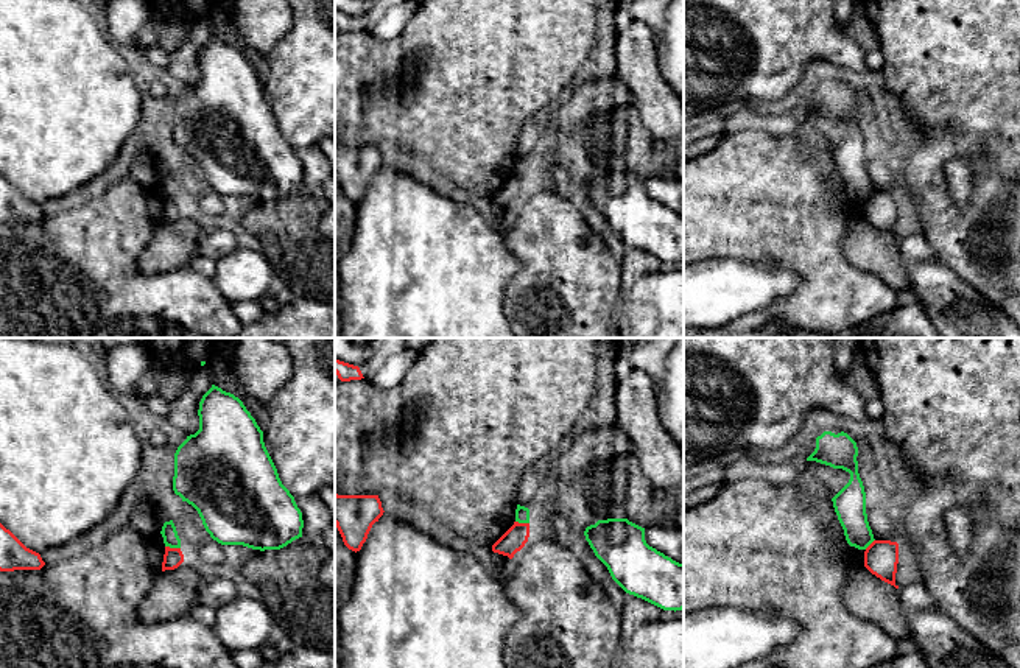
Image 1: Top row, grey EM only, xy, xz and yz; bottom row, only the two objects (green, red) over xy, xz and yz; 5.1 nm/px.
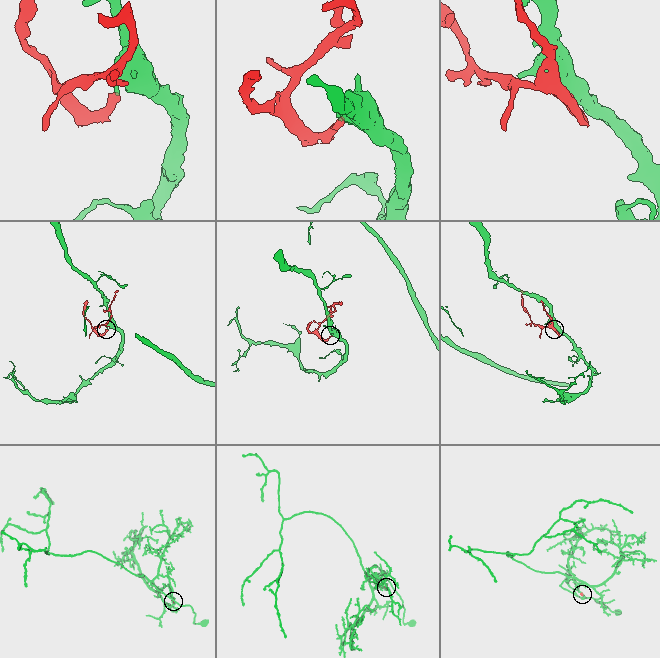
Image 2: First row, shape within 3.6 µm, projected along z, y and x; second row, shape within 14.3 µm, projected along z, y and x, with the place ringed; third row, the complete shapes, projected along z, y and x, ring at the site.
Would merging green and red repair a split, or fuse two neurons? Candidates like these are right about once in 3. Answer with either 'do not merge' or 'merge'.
do not merge

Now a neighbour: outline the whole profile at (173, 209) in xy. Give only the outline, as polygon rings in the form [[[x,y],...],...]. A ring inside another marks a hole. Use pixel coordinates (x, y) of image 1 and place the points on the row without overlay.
[[[165,198],[164,213],[162,213],[162,223],[165,221],[174,221],[184,213],[184,206],[181,199],[170,199]]]

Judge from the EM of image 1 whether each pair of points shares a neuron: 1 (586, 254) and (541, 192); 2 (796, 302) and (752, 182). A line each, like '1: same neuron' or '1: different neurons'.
1: same neuron
2: same neuron

